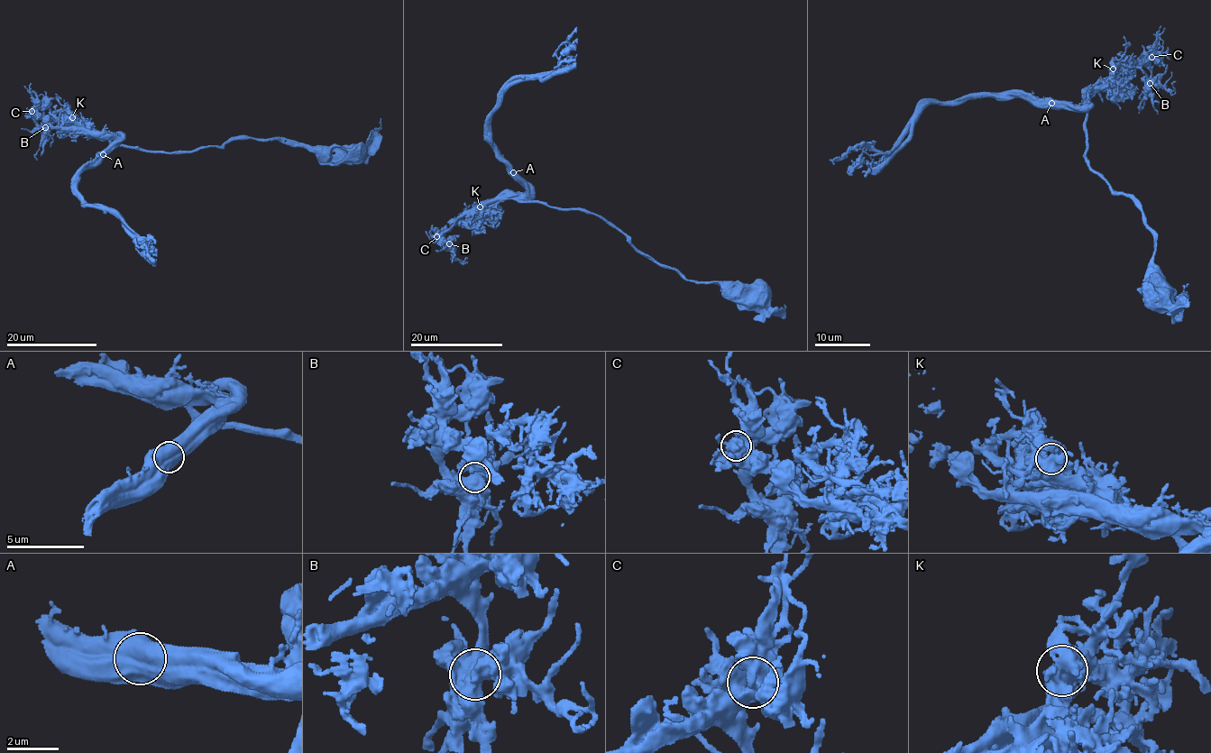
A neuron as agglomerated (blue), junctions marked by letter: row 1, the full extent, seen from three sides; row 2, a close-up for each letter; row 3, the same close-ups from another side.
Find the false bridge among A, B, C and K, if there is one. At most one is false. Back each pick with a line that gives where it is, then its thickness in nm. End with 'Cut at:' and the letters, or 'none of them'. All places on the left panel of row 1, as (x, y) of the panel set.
A: Place: (103, 154). Thickness 1100 nm
Cut at: A

